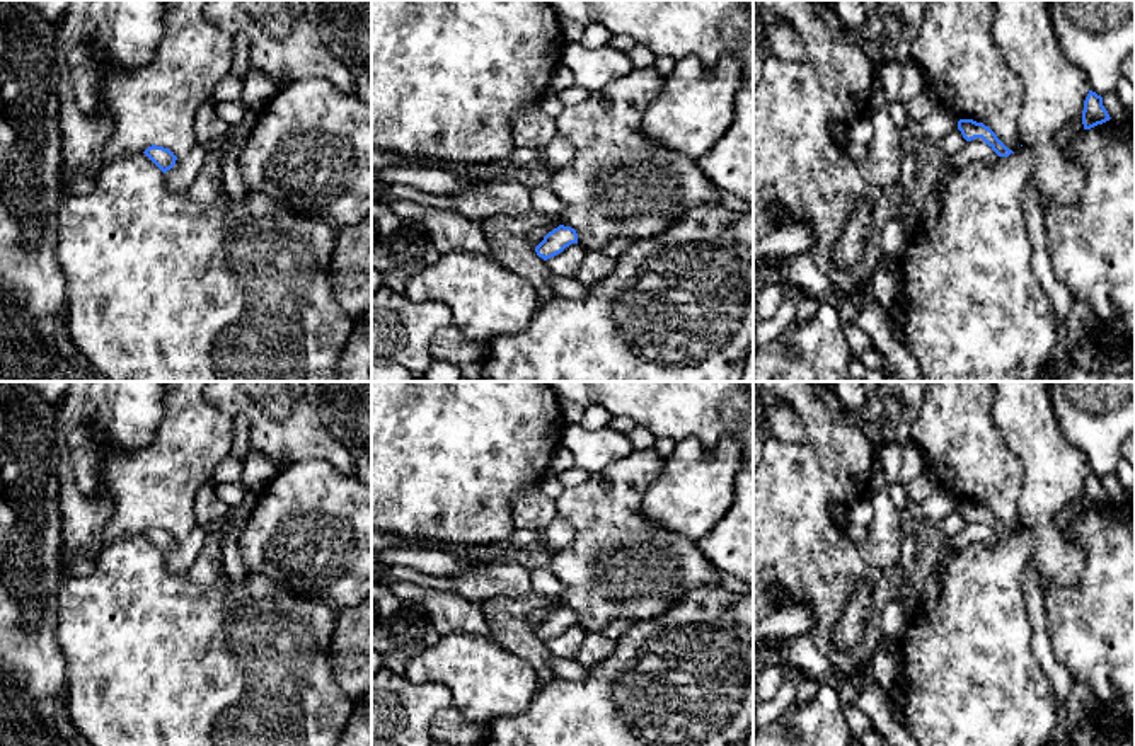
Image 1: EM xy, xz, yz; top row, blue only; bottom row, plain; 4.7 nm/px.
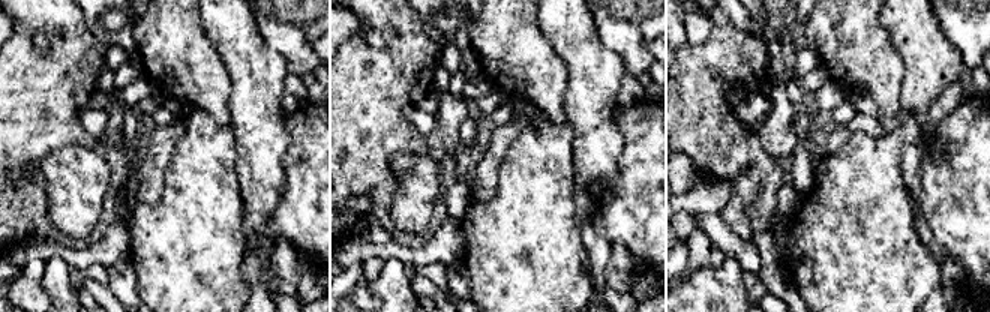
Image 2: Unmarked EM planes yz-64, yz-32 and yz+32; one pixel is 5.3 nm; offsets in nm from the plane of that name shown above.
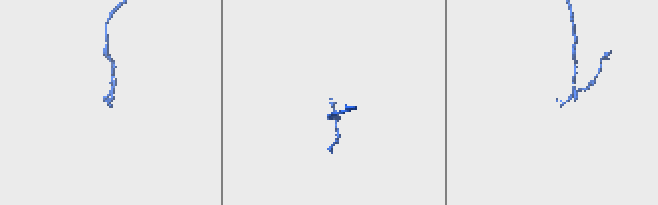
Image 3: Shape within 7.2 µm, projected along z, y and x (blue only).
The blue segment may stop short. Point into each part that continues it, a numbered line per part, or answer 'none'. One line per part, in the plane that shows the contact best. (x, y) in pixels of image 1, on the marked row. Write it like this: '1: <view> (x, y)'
none

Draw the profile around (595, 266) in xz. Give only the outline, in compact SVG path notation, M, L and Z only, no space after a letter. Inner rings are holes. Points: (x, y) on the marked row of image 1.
M586 249L583 262L576 273L576 279L591 286L603 281L615 267L615 259L607 257L600 249Z

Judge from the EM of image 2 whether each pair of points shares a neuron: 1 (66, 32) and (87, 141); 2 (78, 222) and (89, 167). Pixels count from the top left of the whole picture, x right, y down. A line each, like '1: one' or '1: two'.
1: one
2: one

